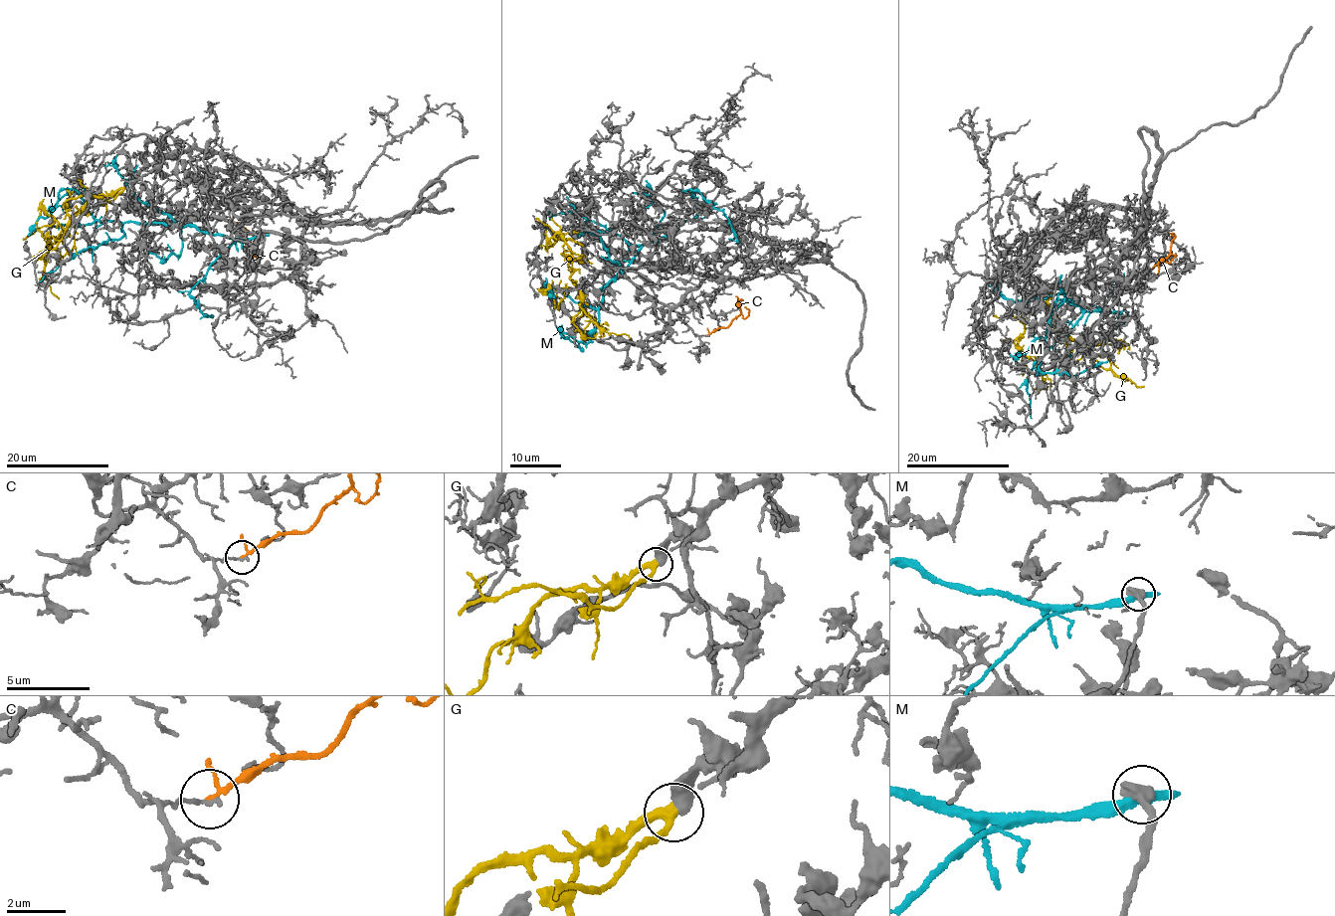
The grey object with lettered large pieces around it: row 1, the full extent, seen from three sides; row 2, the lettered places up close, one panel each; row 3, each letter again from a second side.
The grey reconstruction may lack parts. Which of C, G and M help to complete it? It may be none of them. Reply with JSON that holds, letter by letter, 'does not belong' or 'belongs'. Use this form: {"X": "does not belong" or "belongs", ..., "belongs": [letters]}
{"C": "does not belong", "G": "belongs", "M": "does not belong", "belongs": ["G"]}

